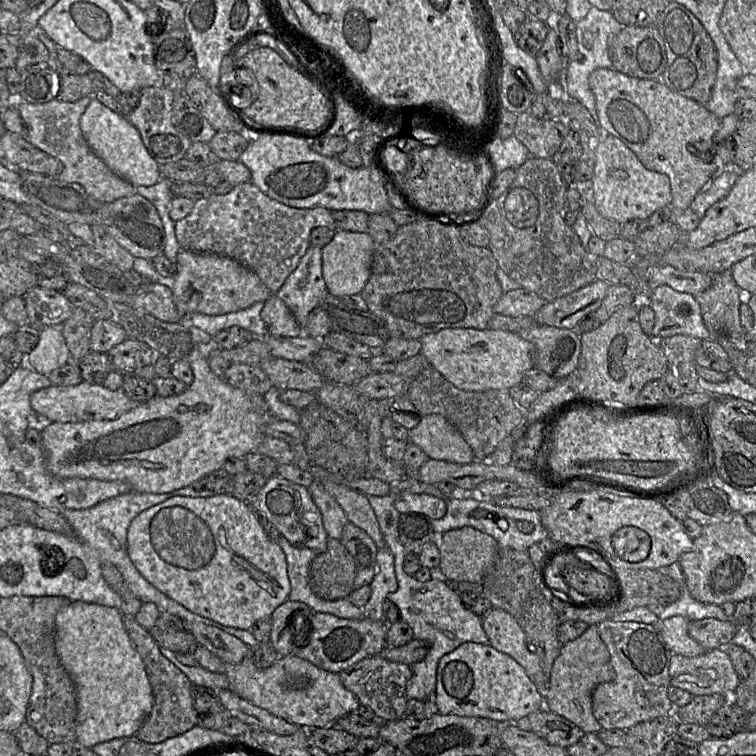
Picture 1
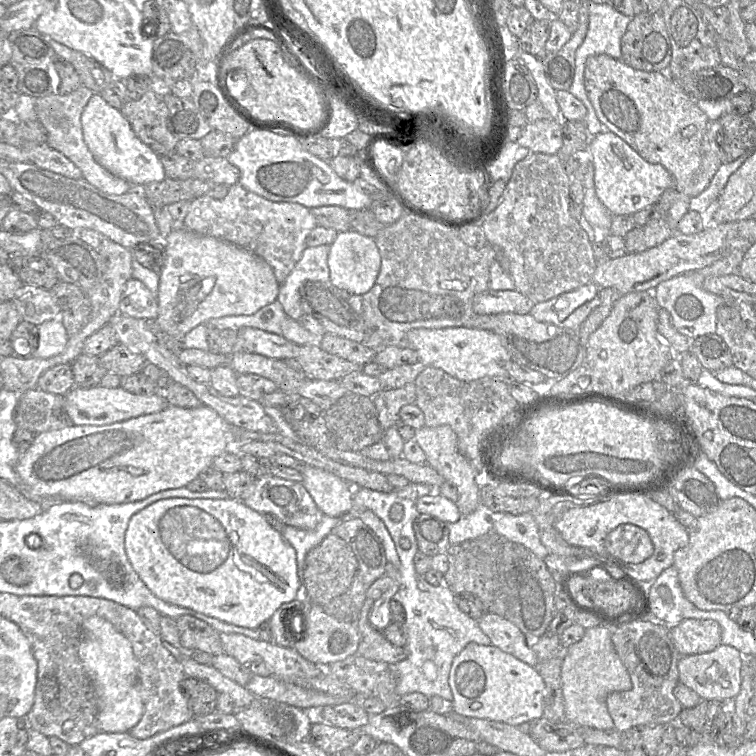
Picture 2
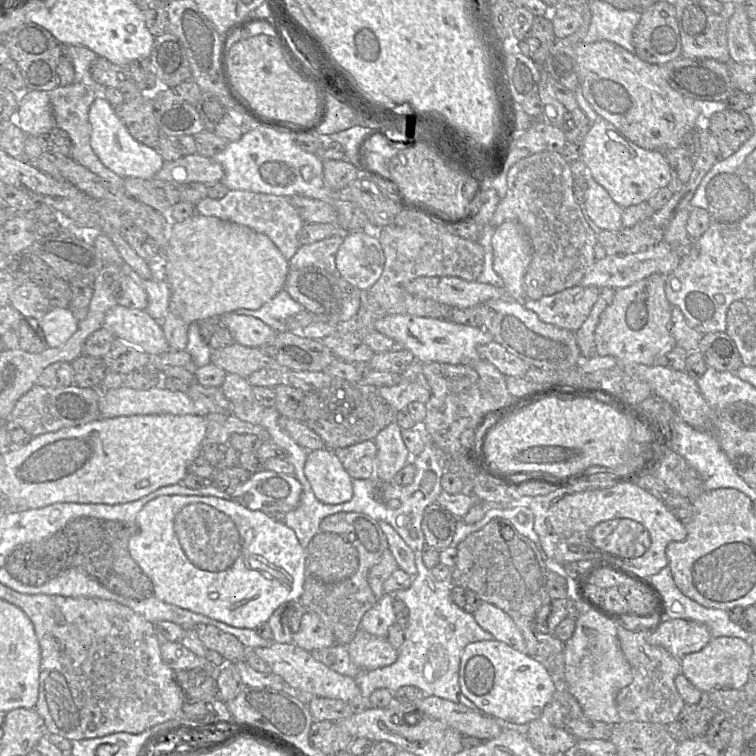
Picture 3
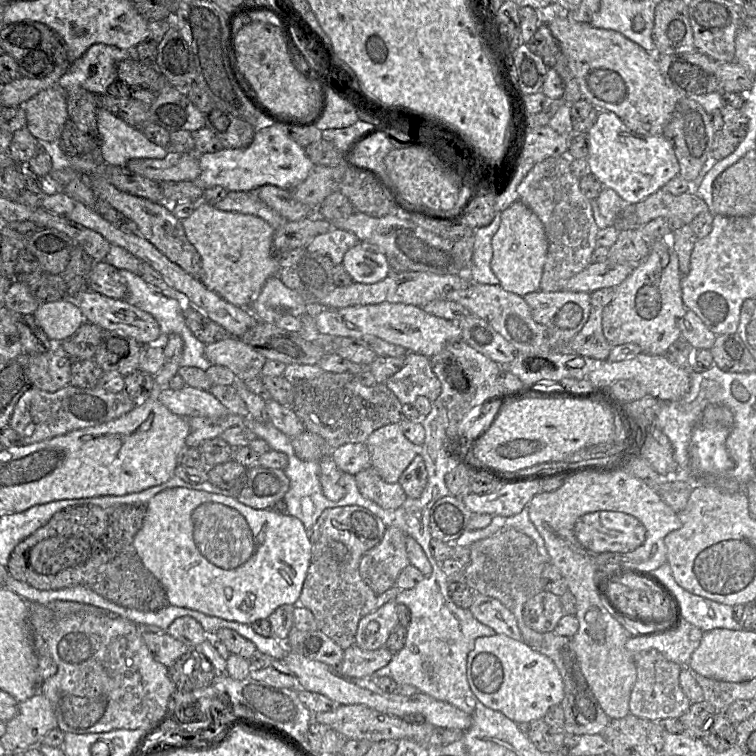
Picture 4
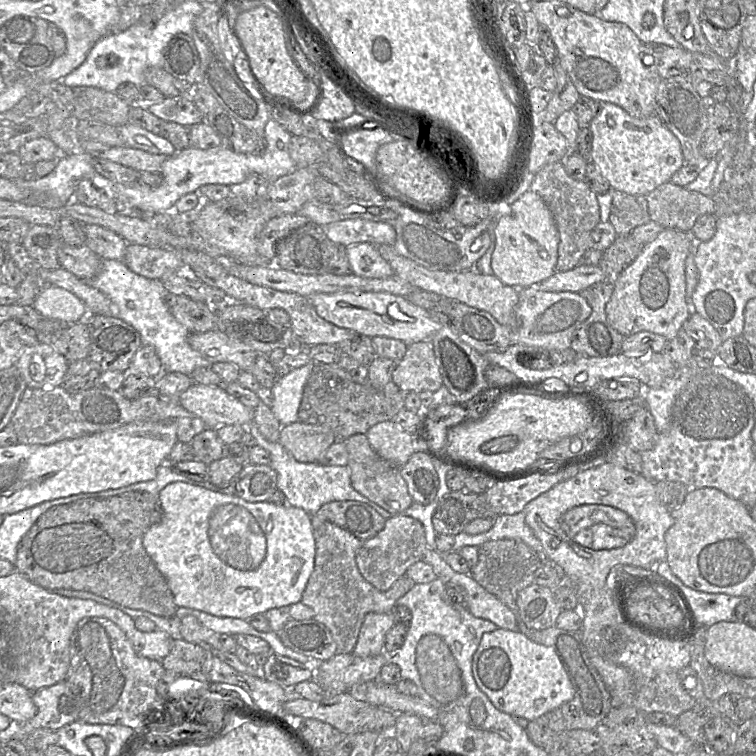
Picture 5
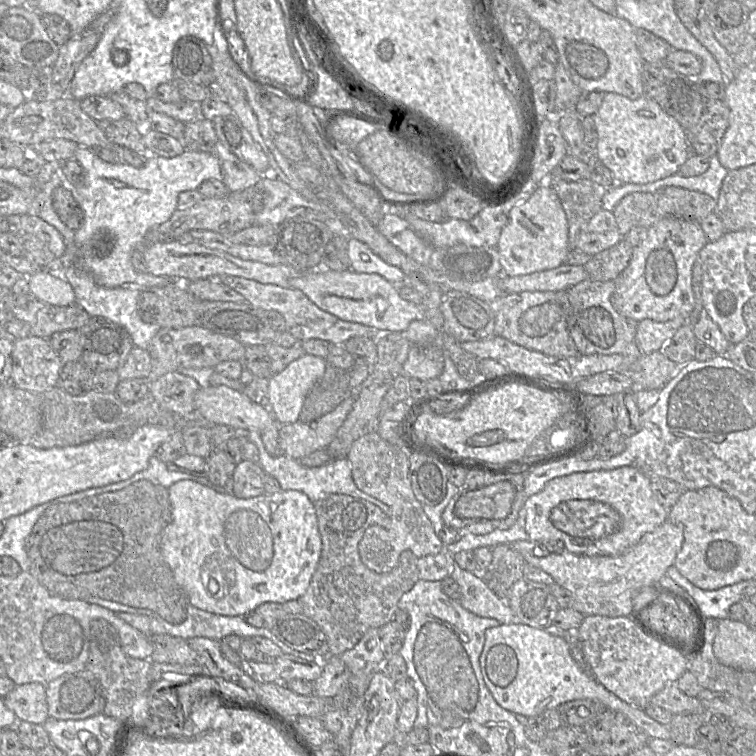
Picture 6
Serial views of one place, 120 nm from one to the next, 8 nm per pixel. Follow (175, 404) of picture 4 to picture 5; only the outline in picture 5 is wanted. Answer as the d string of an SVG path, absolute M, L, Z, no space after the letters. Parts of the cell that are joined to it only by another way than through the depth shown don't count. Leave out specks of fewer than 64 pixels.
M194 383L180 396L178 403L201 418L207 428L253 423L253 410L229 395L223 387Z

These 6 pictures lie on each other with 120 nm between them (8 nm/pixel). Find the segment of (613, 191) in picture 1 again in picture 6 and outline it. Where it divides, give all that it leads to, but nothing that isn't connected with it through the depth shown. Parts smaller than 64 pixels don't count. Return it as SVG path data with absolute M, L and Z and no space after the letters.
M606 92L593 118L598 136L597 156L612 172L616 183L646 184L666 178L677 173L690 155L683 127L645 95L630 99Z

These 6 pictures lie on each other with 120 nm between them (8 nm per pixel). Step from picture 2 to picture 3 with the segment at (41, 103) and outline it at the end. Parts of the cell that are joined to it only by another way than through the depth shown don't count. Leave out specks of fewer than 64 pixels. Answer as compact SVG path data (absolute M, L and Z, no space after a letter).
M74 82L67 86L58 85L48 93L55 126L67 132L70 137L72 144L70 157L113 186L123 188L124 179L112 172L100 161L90 144L91 128L89 123L89 109L98 95L95 89L89 85Z

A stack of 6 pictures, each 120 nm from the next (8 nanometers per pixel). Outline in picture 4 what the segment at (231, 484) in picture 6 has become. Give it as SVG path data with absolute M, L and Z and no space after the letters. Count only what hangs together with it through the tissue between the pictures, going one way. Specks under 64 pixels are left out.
M258 466L247 469L243 481L235 490L228 490L231 496L240 503L254 509L272 509L274 504L283 500L290 487L290 481L283 470L263 468Z

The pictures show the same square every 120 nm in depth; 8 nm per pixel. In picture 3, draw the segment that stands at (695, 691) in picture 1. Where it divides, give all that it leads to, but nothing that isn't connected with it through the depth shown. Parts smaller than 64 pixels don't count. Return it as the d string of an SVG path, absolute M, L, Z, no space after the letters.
M727 636L712 638L702 650L680 660L681 673L703 693L719 689L743 689L749 676L751 656L750 641Z

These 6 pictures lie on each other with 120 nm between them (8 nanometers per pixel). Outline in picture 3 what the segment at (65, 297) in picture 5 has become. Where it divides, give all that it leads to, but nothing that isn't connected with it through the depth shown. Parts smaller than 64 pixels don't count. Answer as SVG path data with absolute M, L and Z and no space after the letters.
M52 307L40 320L47 347L64 345L75 333L79 322L68 307Z

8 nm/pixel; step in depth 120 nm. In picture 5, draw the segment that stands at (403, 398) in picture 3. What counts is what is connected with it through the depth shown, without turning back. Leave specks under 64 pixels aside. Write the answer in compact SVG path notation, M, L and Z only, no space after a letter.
M431 340L411 344L407 347L404 357L397 362L391 381L404 393L422 391L436 392L442 386L442 378L437 366Z

